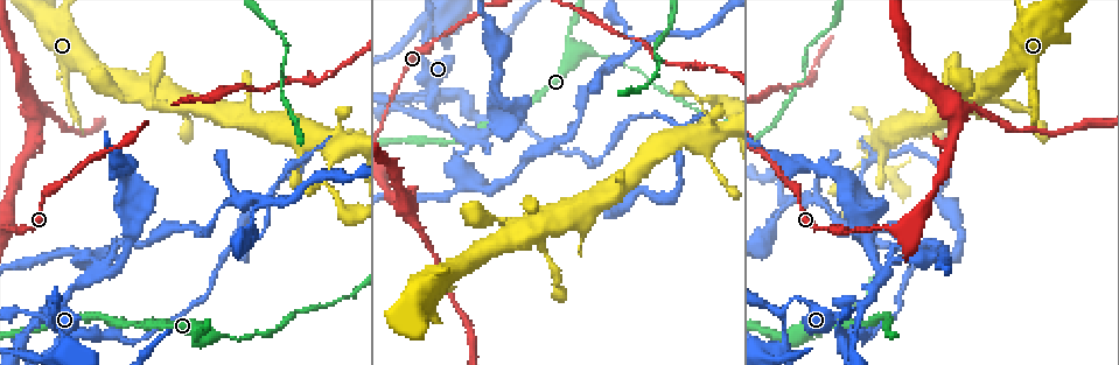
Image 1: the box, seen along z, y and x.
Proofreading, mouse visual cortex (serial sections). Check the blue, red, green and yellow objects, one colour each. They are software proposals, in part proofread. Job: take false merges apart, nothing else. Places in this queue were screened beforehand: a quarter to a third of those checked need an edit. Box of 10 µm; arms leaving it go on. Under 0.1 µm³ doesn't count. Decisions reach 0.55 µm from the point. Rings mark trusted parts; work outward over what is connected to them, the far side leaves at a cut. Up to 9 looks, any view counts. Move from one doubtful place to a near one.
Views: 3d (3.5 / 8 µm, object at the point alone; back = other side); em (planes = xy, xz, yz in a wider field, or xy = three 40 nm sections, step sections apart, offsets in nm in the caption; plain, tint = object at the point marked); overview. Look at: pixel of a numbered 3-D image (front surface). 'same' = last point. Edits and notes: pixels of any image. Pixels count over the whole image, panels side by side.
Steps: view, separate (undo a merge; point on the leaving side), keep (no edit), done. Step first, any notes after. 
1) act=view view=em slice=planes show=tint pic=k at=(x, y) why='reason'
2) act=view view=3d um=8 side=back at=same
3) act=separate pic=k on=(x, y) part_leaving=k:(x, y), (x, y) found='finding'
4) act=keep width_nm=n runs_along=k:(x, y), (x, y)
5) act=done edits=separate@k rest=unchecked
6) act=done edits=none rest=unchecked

act=view view=3d um=8 pic=1 at=(36, 117) why='arms part here'

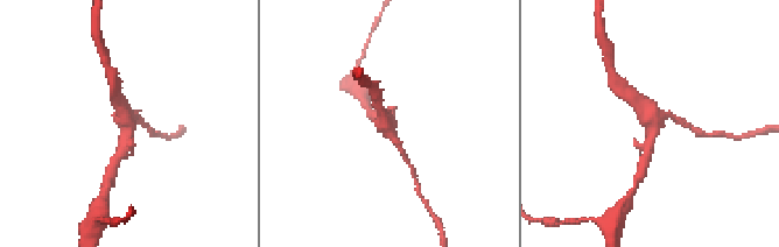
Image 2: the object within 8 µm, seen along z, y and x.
act=view view=3d um=3.5 at=same

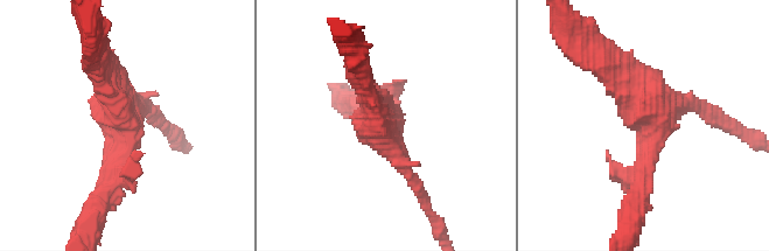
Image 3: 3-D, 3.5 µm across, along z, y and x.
act=keep runs_along=3:(637, 190), (655, 123), (610, 62) found='continuous, no second cell'

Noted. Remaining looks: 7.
act=view view=3d um=8 pic=1 at=(776, 348) why='four-way junction'

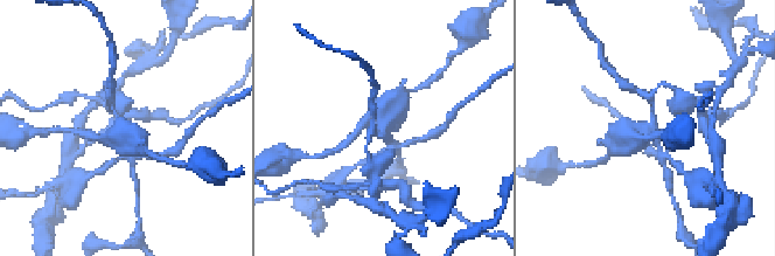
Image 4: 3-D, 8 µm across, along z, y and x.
act=view view=em slice=planes show=tint at=same arms=4 arm_widths_nm=100,250,400,700 why='need the tissue'

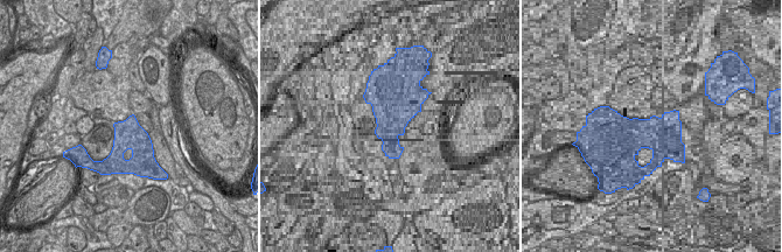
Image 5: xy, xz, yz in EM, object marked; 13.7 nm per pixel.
act=separate pic=4 on=(107, 142) found='a second cell is stuck on'

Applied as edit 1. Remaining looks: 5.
act=view view=overview why='see it whole again'

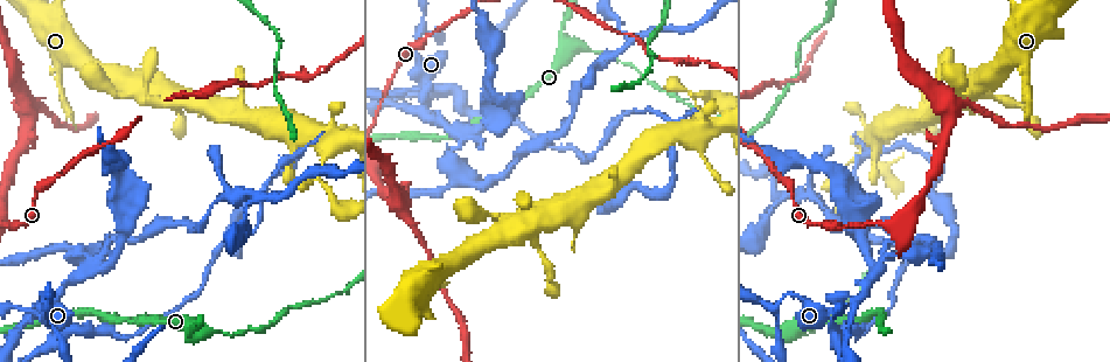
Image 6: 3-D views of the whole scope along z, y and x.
act=view view=3d um=3.5 side=back pic=6 at=(422, 104)

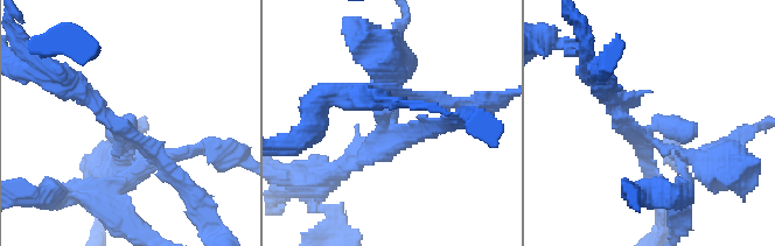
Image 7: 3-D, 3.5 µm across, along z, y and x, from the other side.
act=view view=em slice=xy step=5 show=tint pic=7 at=(647, 127) arms=3 arm_widths_nm=150,200,250

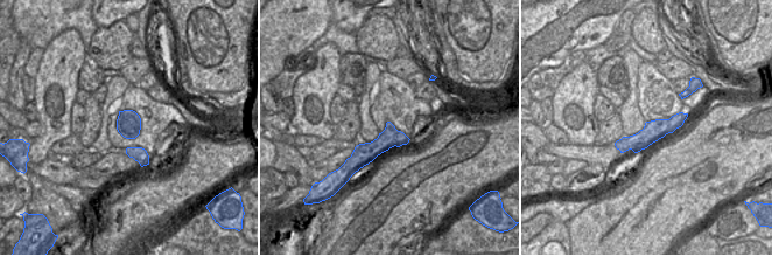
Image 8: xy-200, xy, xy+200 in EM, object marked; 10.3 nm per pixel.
act=separate pic=7 on=(130, 210) width_nm=200 found='two cells meet here'

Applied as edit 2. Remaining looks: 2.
act=view view=3d um=3.5 side=back pic=6 at=(599, 52) why='sudden change in width'

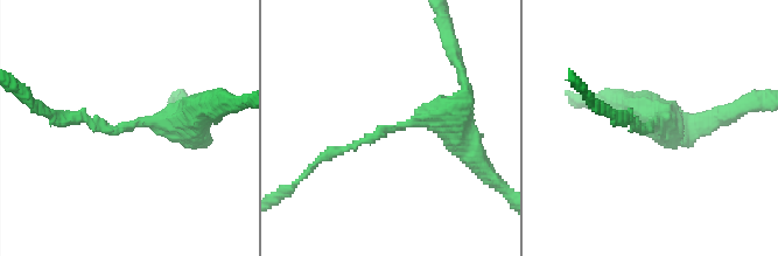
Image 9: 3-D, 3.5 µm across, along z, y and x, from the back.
act=view view=em slice=xy step=3 show=tint pic=9 at=(646, 126)

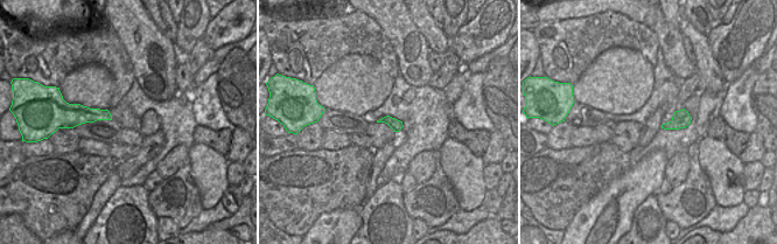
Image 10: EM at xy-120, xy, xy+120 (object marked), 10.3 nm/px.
act=keep arm_widths_nm=150,400 runs_along=9:(458, 126), (419, 117), (322, 157) found='continuous, no second cell'

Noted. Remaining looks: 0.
act=done edits=separate@4,separate@7 rest=unchecked

